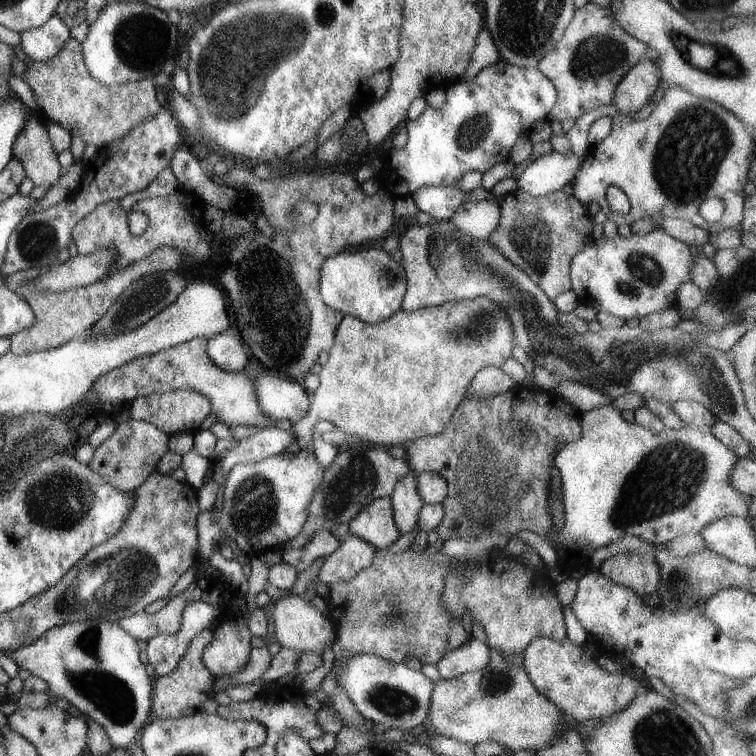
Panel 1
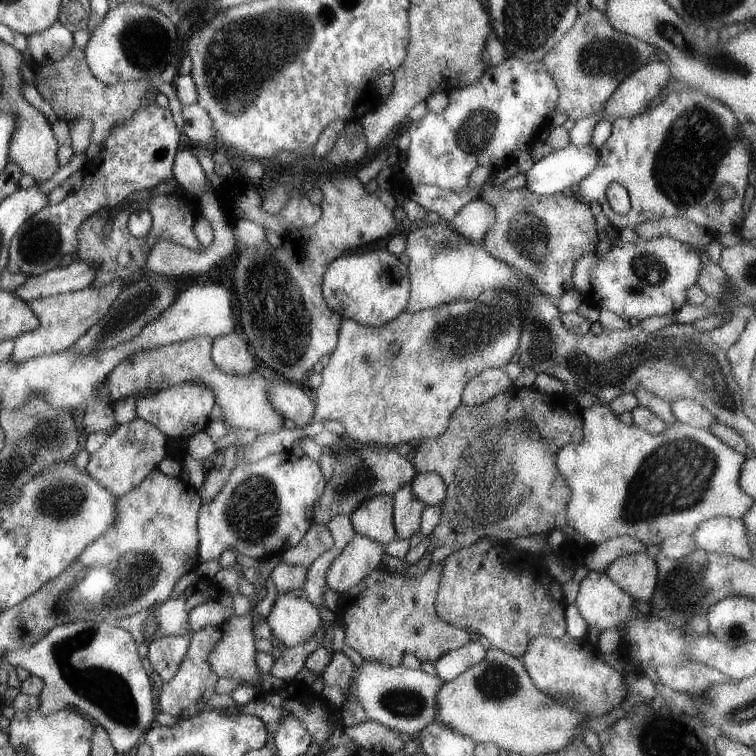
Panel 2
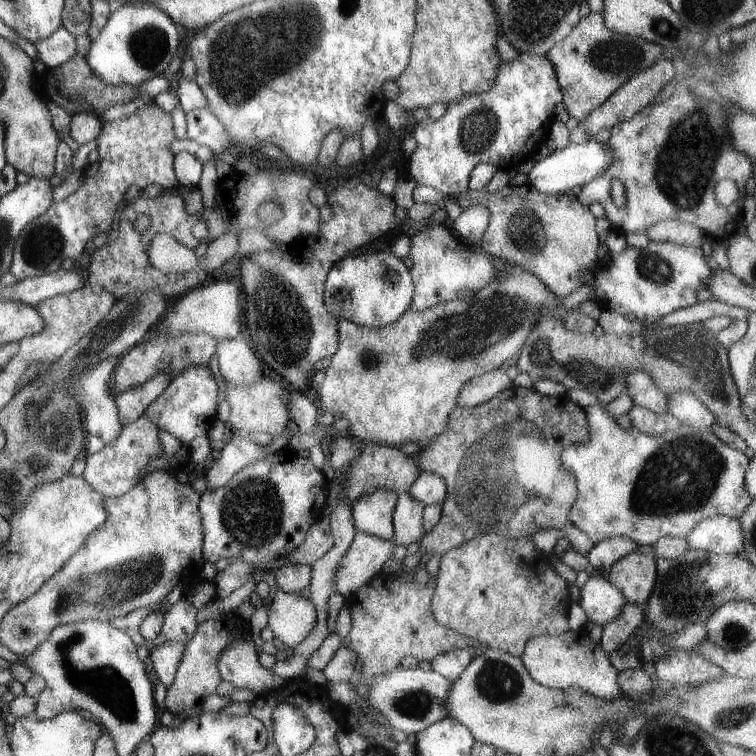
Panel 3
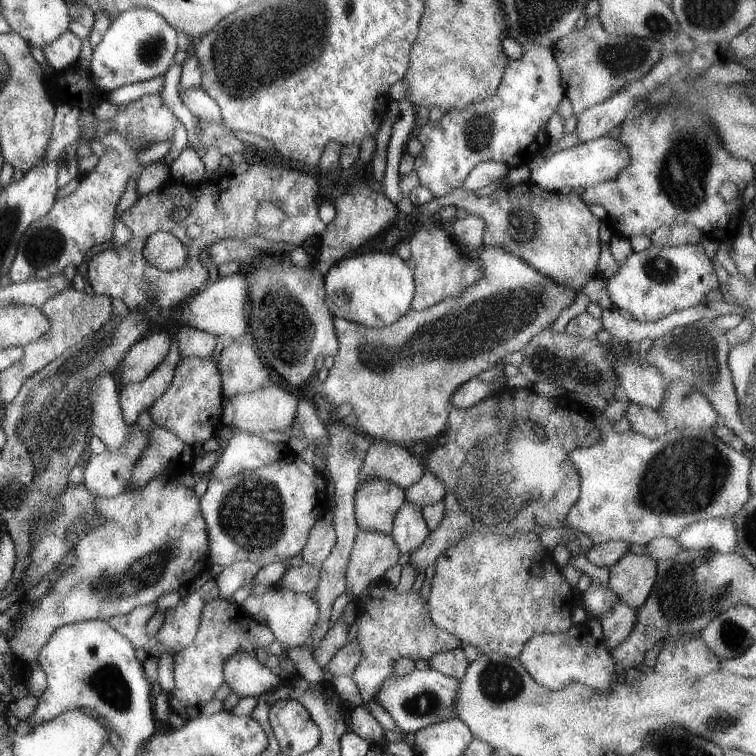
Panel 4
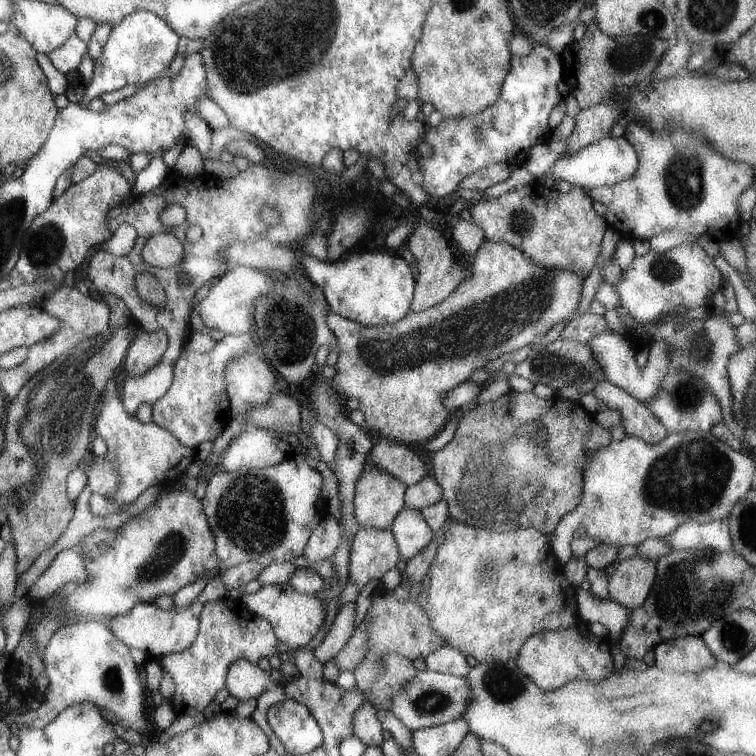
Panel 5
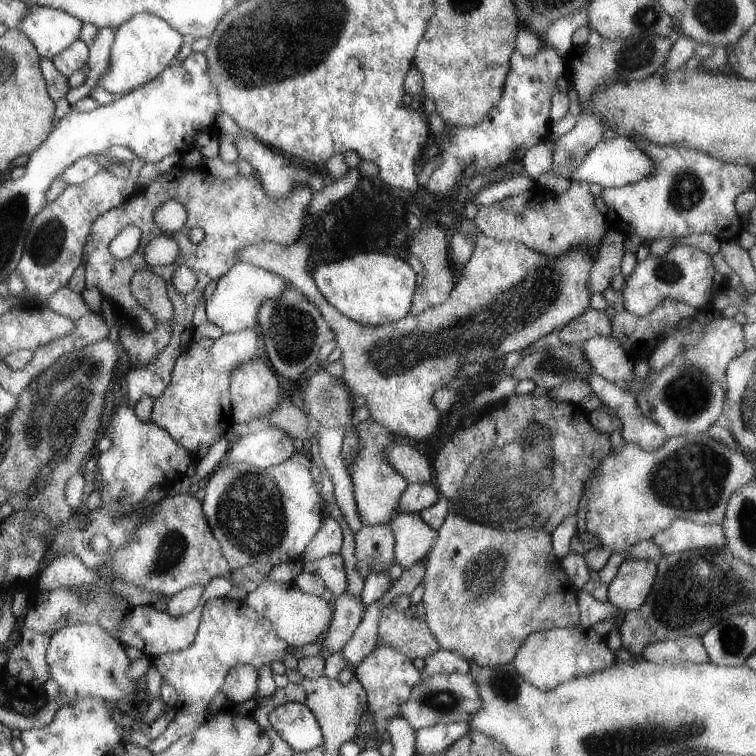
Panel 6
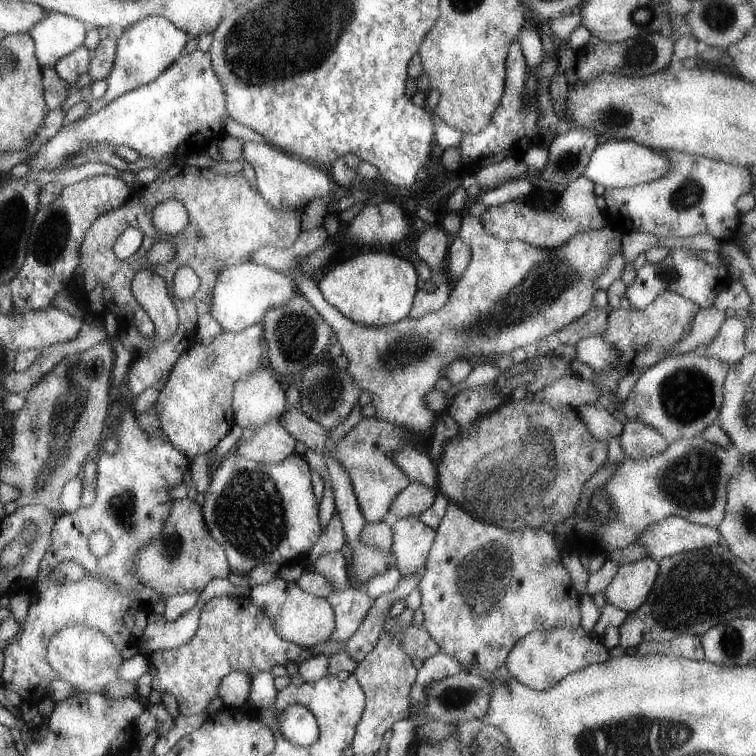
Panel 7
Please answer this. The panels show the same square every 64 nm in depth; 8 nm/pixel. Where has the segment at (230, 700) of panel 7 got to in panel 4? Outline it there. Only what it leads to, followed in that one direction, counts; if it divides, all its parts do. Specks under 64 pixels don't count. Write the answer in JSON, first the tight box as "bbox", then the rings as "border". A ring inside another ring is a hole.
{"bbox":[223,652,283,698],"border":[[[236,652],[224,662],[223,678],[240,698],[254,697],[283,683],[279,675],[275,675],[269,667],[262,664],[252,654]]]}

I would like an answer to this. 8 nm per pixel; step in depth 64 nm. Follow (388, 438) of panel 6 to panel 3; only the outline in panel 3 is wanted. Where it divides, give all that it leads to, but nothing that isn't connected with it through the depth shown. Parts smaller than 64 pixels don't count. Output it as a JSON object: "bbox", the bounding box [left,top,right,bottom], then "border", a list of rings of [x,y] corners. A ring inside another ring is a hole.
{"bbox":[352,488,398,540],"border":[[[378,488],[373,493],[364,494],[352,505],[352,518],[357,532],[370,534],[370,536],[380,536],[382,540],[391,540],[394,534],[393,514],[398,504],[398,492]]]}

